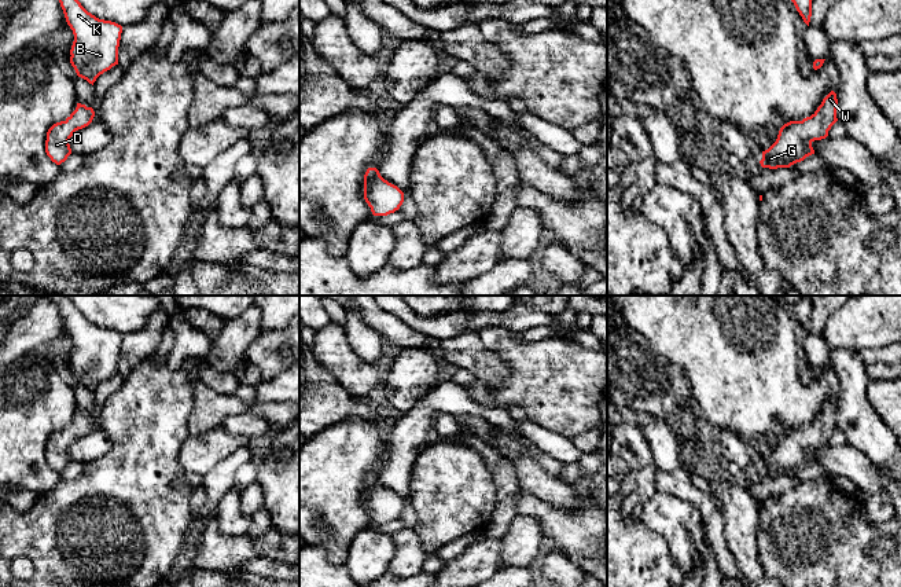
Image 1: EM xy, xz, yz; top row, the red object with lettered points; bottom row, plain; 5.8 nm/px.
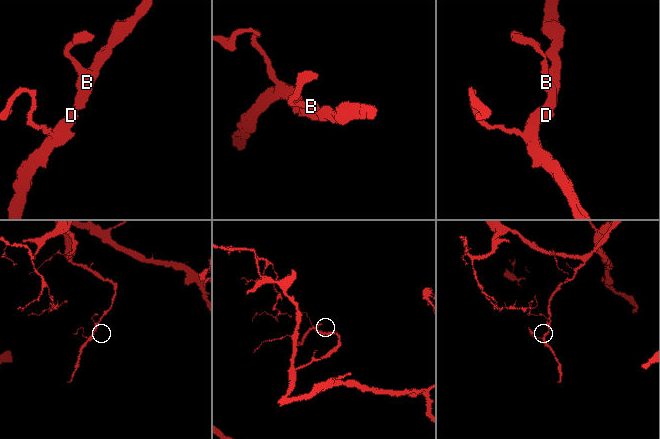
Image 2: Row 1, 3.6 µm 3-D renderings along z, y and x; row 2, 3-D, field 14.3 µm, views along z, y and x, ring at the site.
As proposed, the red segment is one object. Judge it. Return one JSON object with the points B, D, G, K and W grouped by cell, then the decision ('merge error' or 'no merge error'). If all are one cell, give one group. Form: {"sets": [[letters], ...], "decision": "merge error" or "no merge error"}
{"sets": [["B", "D", "G", "K", "W"]], "decision": "no merge error"}

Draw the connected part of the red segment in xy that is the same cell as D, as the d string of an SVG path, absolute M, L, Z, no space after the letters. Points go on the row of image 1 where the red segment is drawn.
M77 103L76 110L60 122L54 124L47 132L45 153L52 162L60 165L71 154L70 137L78 129L88 126L95 117L92 107Z

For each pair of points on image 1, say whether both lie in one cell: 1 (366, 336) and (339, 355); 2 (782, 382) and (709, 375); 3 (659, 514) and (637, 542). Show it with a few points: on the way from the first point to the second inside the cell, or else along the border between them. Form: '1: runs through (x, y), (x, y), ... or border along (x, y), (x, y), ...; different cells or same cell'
1: border along (344, 327), (349, 345), (364, 359), (379, 364); different cells
2: runs through (764, 382), (750, 382), (743, 375), (727, 375); same cell
3: border along (639, 517), (662, 538), (669, 551); different cells

